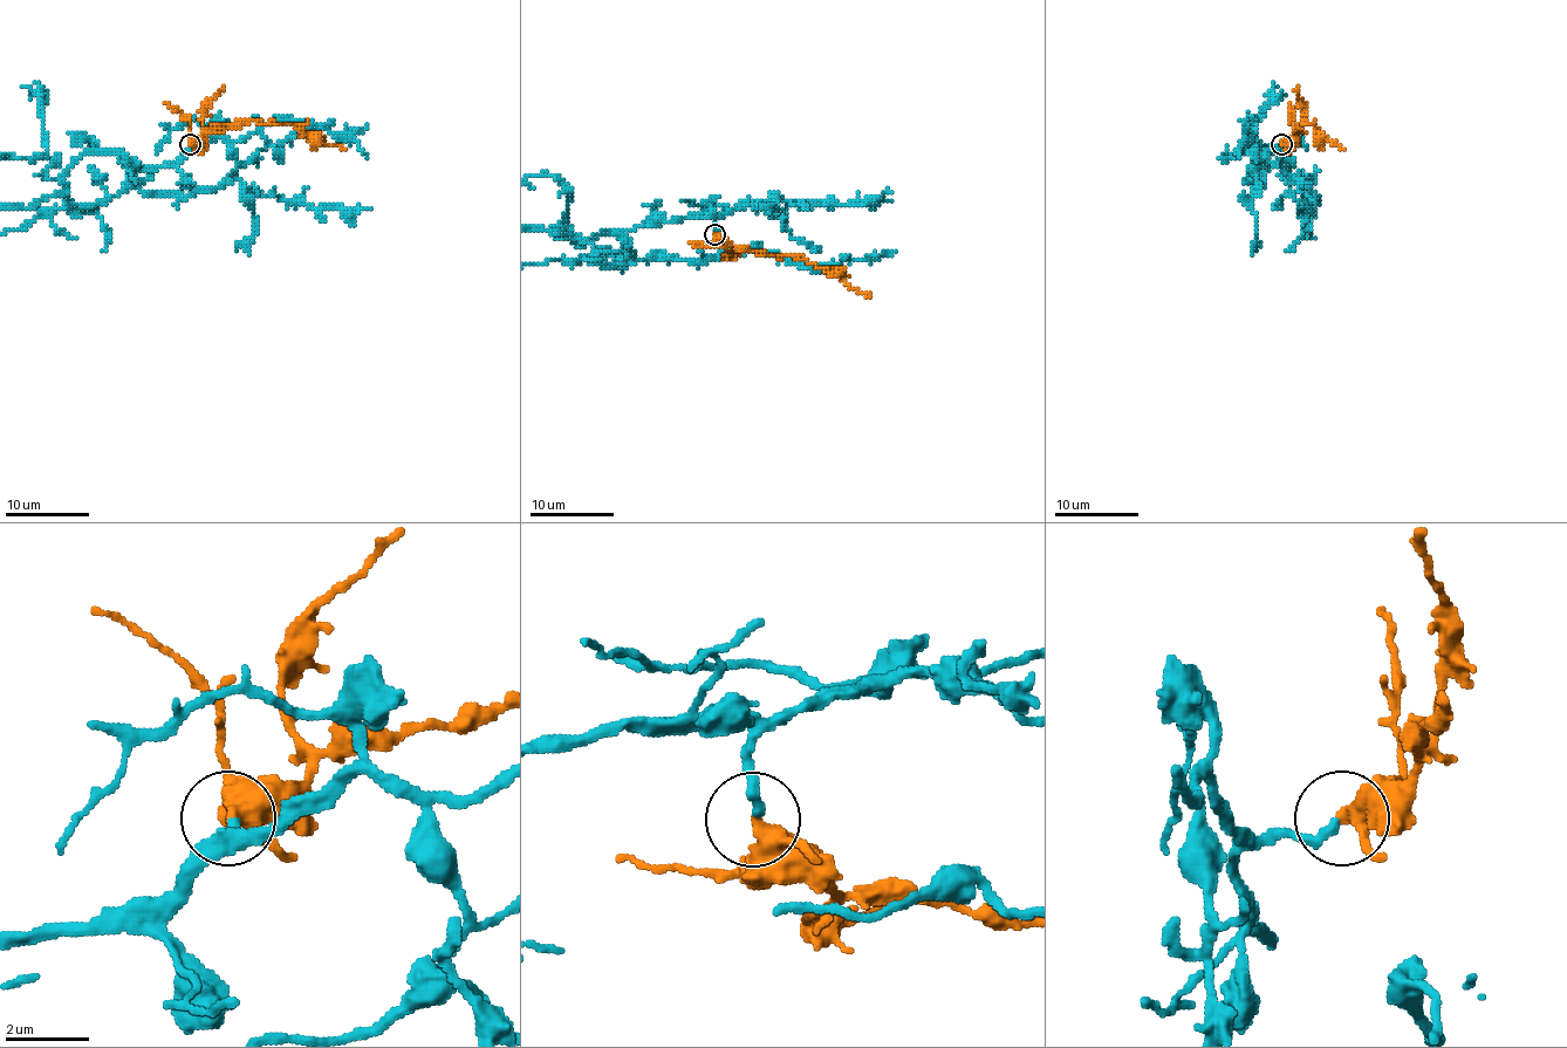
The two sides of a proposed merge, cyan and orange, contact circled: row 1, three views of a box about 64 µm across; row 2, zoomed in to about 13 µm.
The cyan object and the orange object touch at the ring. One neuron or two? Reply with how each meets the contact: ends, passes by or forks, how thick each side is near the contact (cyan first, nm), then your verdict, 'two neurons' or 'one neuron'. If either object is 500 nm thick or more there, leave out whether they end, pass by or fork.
cyan ends | orange passes by | 240/400 nm | one neuron

